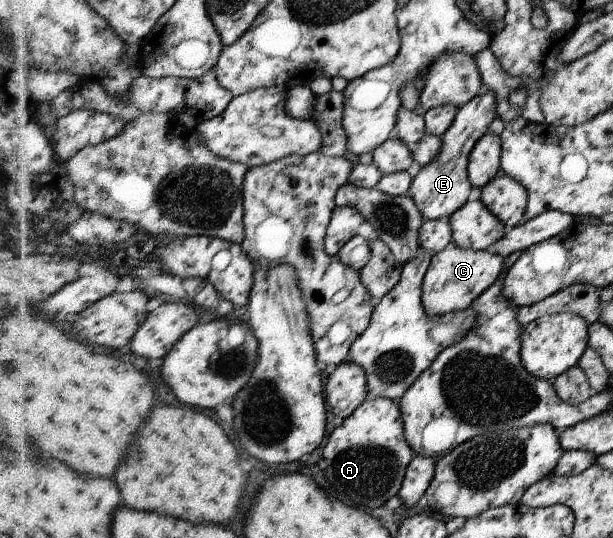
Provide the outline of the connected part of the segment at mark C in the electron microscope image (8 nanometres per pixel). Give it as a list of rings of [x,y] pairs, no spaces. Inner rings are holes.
[[[451,242],[430,260],[423,282],[423,305],[429,316],[464,311],[492,286],[506,271],[503,257],[490,250],[476,251],[459,248]]]

